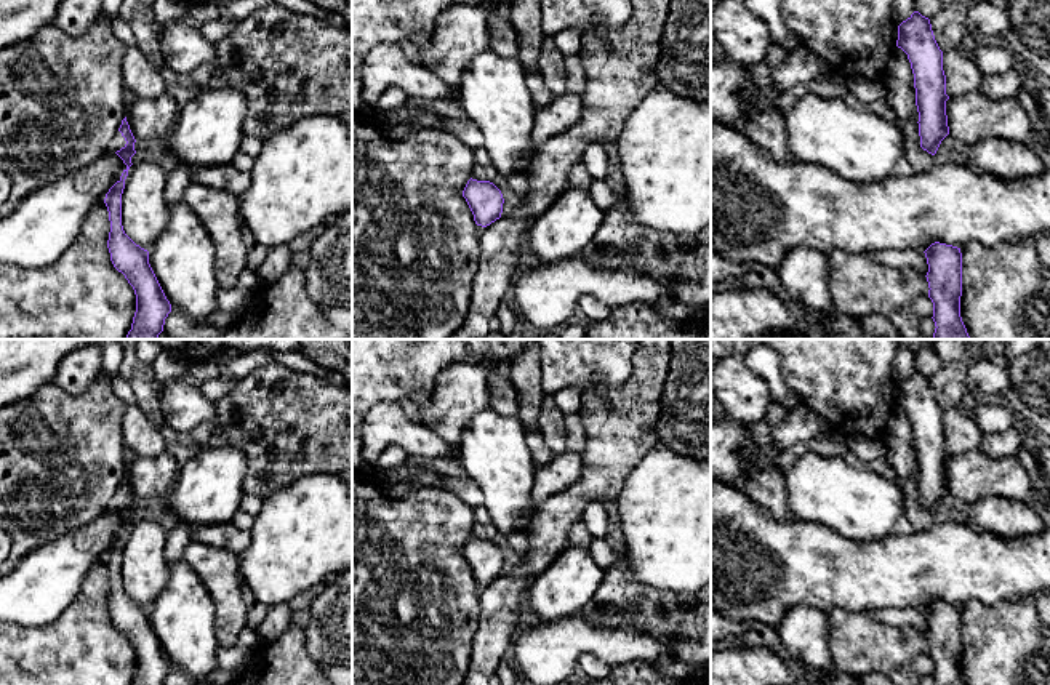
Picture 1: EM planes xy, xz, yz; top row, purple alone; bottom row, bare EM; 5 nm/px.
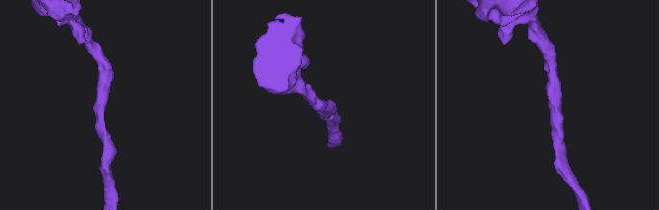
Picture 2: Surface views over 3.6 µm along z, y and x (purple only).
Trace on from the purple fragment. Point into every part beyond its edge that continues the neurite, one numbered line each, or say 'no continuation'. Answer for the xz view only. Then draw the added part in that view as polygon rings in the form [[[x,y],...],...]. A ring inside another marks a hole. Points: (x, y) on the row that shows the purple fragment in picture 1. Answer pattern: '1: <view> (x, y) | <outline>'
no continuation

